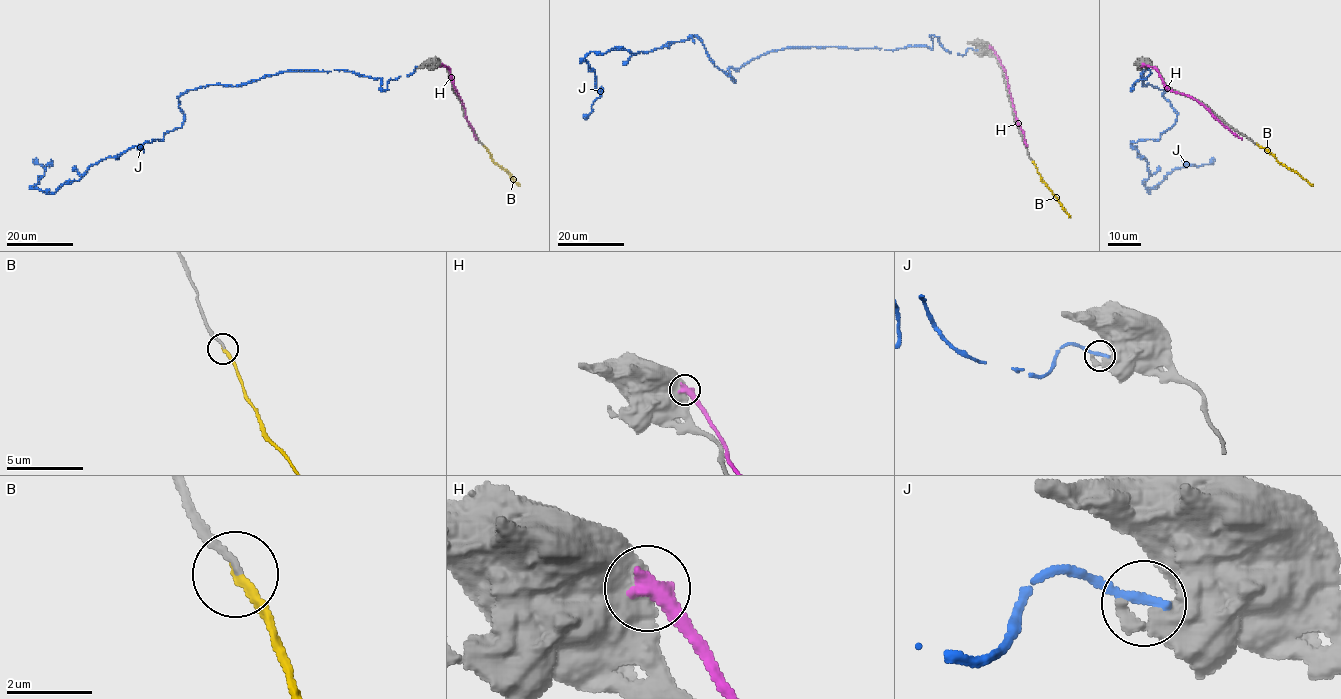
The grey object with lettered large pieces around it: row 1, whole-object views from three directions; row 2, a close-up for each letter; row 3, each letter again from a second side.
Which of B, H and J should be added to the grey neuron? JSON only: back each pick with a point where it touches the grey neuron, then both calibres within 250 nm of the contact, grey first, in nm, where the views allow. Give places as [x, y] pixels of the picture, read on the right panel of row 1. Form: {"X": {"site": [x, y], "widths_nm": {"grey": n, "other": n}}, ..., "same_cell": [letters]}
{"B": {"site": [1257, 144], "widths_nm": {"grey": 160, "other": 200}}, "same_cell": ["B"]}

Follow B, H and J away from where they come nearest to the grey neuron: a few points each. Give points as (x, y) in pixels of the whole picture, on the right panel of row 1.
B: (1257, 144), (1312, 185)
H: (1142, 64), (1156, 68), (1169, 89), (1198, 101), (1241, 139)
J: (1146, 66), (1131, 90), (1146, 70), (1142, 84), (1177, 114), (1158, 140), (1132, 142), (1147, 192), (1213, 159)

